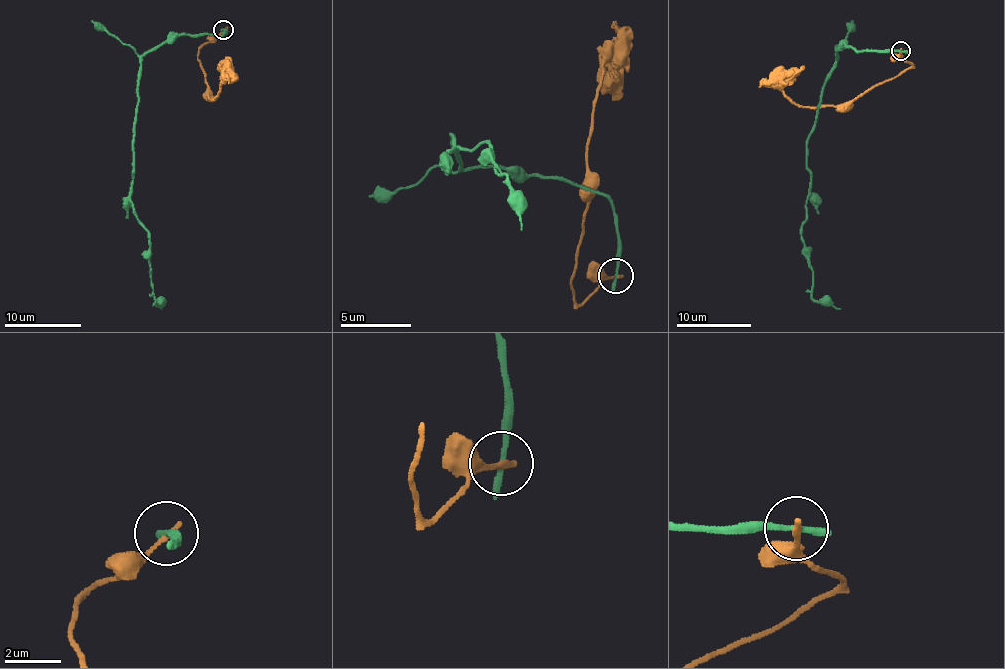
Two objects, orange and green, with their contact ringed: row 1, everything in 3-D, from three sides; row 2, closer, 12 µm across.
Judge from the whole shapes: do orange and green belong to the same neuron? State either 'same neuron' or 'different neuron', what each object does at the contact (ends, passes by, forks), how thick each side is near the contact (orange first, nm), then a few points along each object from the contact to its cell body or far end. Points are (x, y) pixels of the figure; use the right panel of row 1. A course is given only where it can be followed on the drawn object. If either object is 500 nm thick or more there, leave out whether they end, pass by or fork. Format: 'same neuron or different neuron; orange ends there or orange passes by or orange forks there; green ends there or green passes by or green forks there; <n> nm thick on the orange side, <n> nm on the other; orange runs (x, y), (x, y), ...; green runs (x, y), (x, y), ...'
different neuron; orange ends there; green passes by; 200 nm thick on the orange side, 190 nm on the other; orange runs (900, 51), (912, 66), (839, 105), (802, 108), (780, 88), (804, 67); green runs (900, 51), (839, 46), (807, 141), (809, 196), (800, 240), (812, 270), (812, 298), (840, 308)

